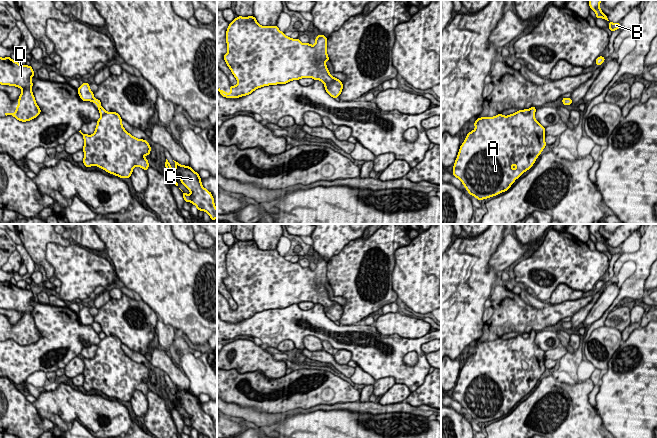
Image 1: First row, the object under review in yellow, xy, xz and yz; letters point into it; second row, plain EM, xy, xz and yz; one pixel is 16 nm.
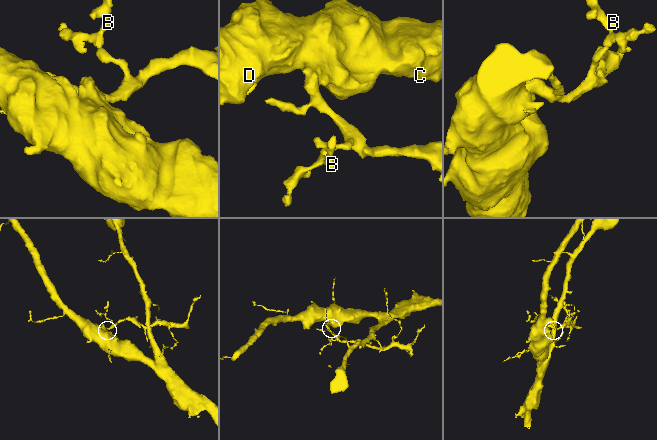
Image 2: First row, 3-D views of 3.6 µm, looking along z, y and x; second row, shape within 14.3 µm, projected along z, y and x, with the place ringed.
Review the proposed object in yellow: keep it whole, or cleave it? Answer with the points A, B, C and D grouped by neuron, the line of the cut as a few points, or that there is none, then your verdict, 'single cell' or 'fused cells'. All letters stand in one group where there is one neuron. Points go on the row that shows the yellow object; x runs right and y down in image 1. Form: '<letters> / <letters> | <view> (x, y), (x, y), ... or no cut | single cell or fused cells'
A C D / B | yz (530, 110), (525, 114), (521, 112) | fused cells

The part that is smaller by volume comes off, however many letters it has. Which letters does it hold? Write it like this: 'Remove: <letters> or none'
Remove: B

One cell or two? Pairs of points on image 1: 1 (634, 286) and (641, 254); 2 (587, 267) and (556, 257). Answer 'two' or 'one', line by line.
1: one
2: one

